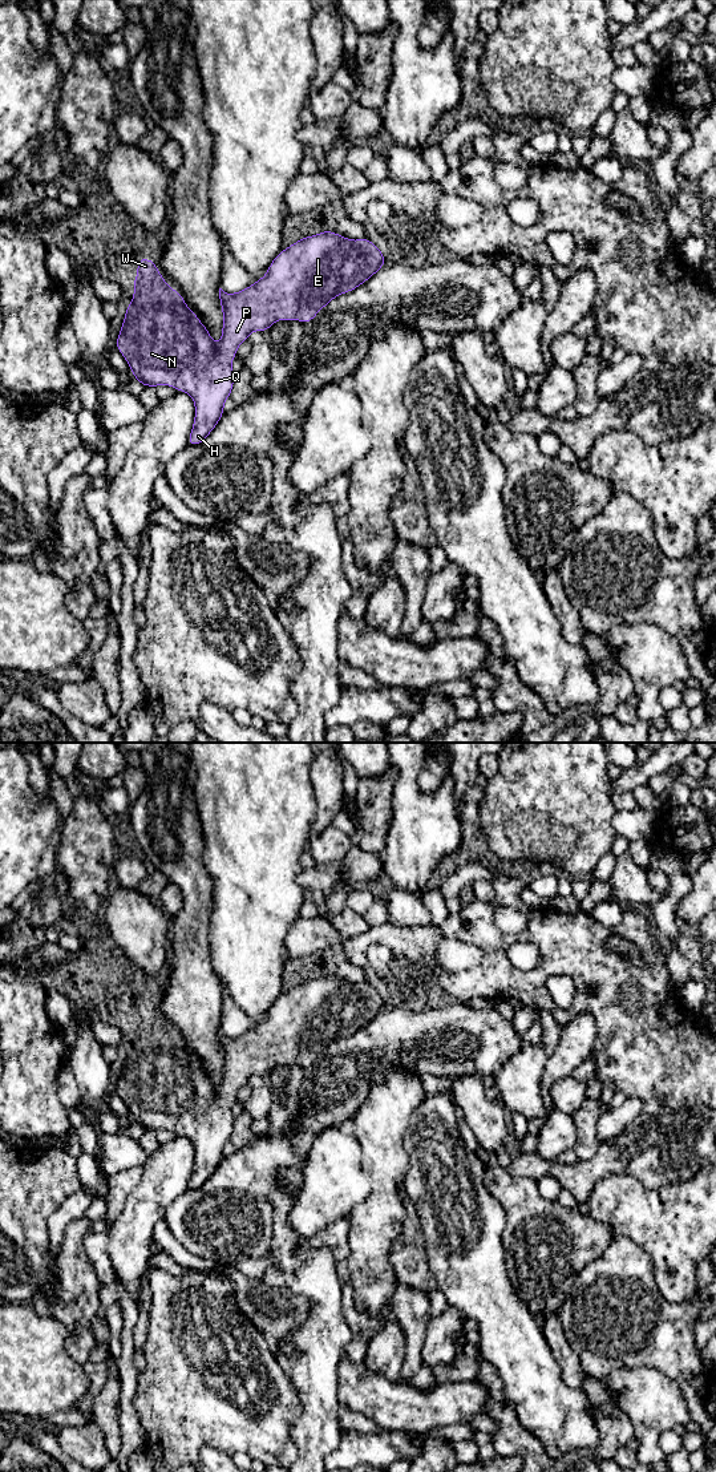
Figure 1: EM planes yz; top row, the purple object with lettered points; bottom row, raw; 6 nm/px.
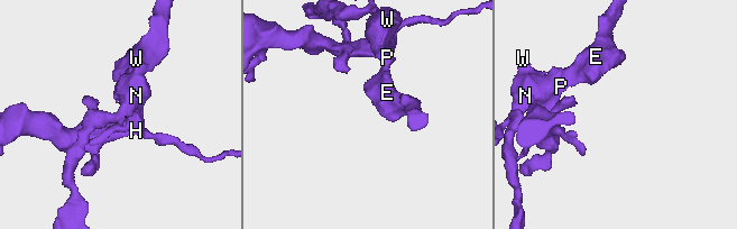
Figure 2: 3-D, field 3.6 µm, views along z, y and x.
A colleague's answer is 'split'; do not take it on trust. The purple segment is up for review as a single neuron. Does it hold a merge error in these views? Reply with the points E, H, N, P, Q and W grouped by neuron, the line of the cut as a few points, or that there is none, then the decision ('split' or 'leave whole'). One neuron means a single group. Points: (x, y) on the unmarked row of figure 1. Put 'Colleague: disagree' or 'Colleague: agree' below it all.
E H N P Q W; no cut; leave whole
Colleague: disagree

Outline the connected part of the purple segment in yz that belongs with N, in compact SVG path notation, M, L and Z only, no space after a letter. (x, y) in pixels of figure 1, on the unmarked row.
M335 975L300 982L282 994L267 1012L267 1018L252 1030L235 1038L219 1032L223 1058L219 1089L209 1073L187 1051L183 1040L173 1034L157 1014L154 1004L139 1002L133 1024L133 1044L128 1048L116 1092L128 1105L143 1131L169 1129L187 1136L195 1149L195 1161L187 1189L197 1190L213 1176L223 1160L223 1150L234 1131L231 1105L238 1091L251 1076L267 1076L276 1064L298 1063L310 1067L332 1043L353 1035L383 1010L385 999L368 982L352 984Z

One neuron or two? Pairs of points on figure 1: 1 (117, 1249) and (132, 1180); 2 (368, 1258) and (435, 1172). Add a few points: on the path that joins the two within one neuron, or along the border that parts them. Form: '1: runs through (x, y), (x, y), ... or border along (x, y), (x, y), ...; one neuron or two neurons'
1: border along (142, 1168), (140, 1183), (112, 1222); two neurons
2: border along (403, 1192), (405, 1196); two neurons

